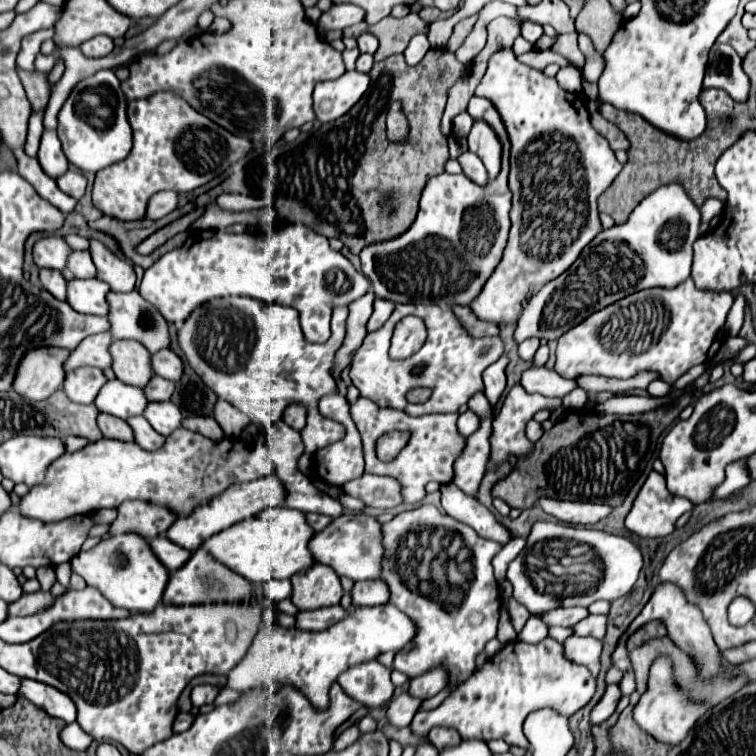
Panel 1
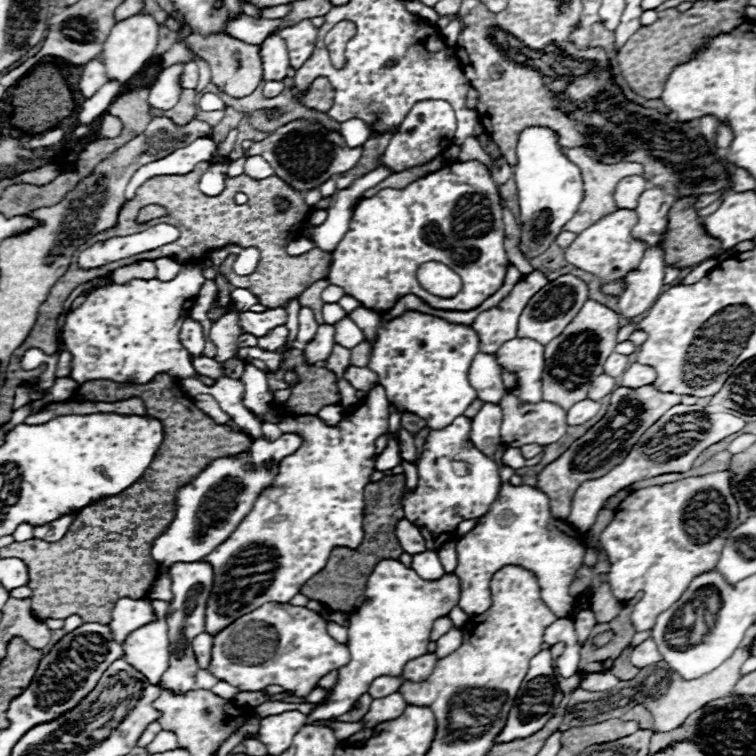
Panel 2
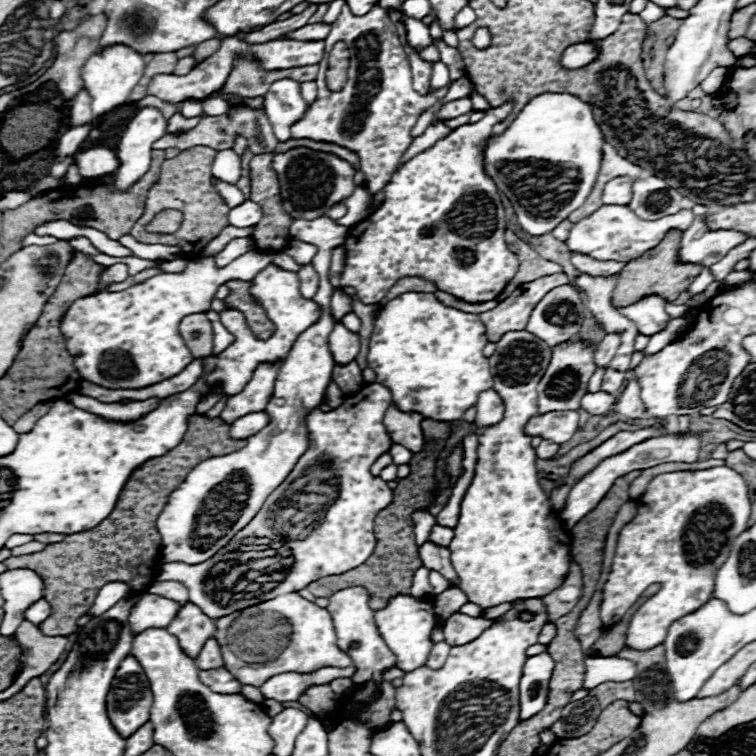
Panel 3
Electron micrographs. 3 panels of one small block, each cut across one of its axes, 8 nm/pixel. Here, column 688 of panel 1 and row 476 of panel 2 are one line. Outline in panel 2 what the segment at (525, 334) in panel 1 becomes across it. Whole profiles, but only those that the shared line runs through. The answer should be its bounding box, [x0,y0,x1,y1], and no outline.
[152,434,302,568]

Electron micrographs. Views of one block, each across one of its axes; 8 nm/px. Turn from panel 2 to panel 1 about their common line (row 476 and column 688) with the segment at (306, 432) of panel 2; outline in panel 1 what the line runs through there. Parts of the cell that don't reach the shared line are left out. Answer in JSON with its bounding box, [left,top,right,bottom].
[556,278,734,384]

